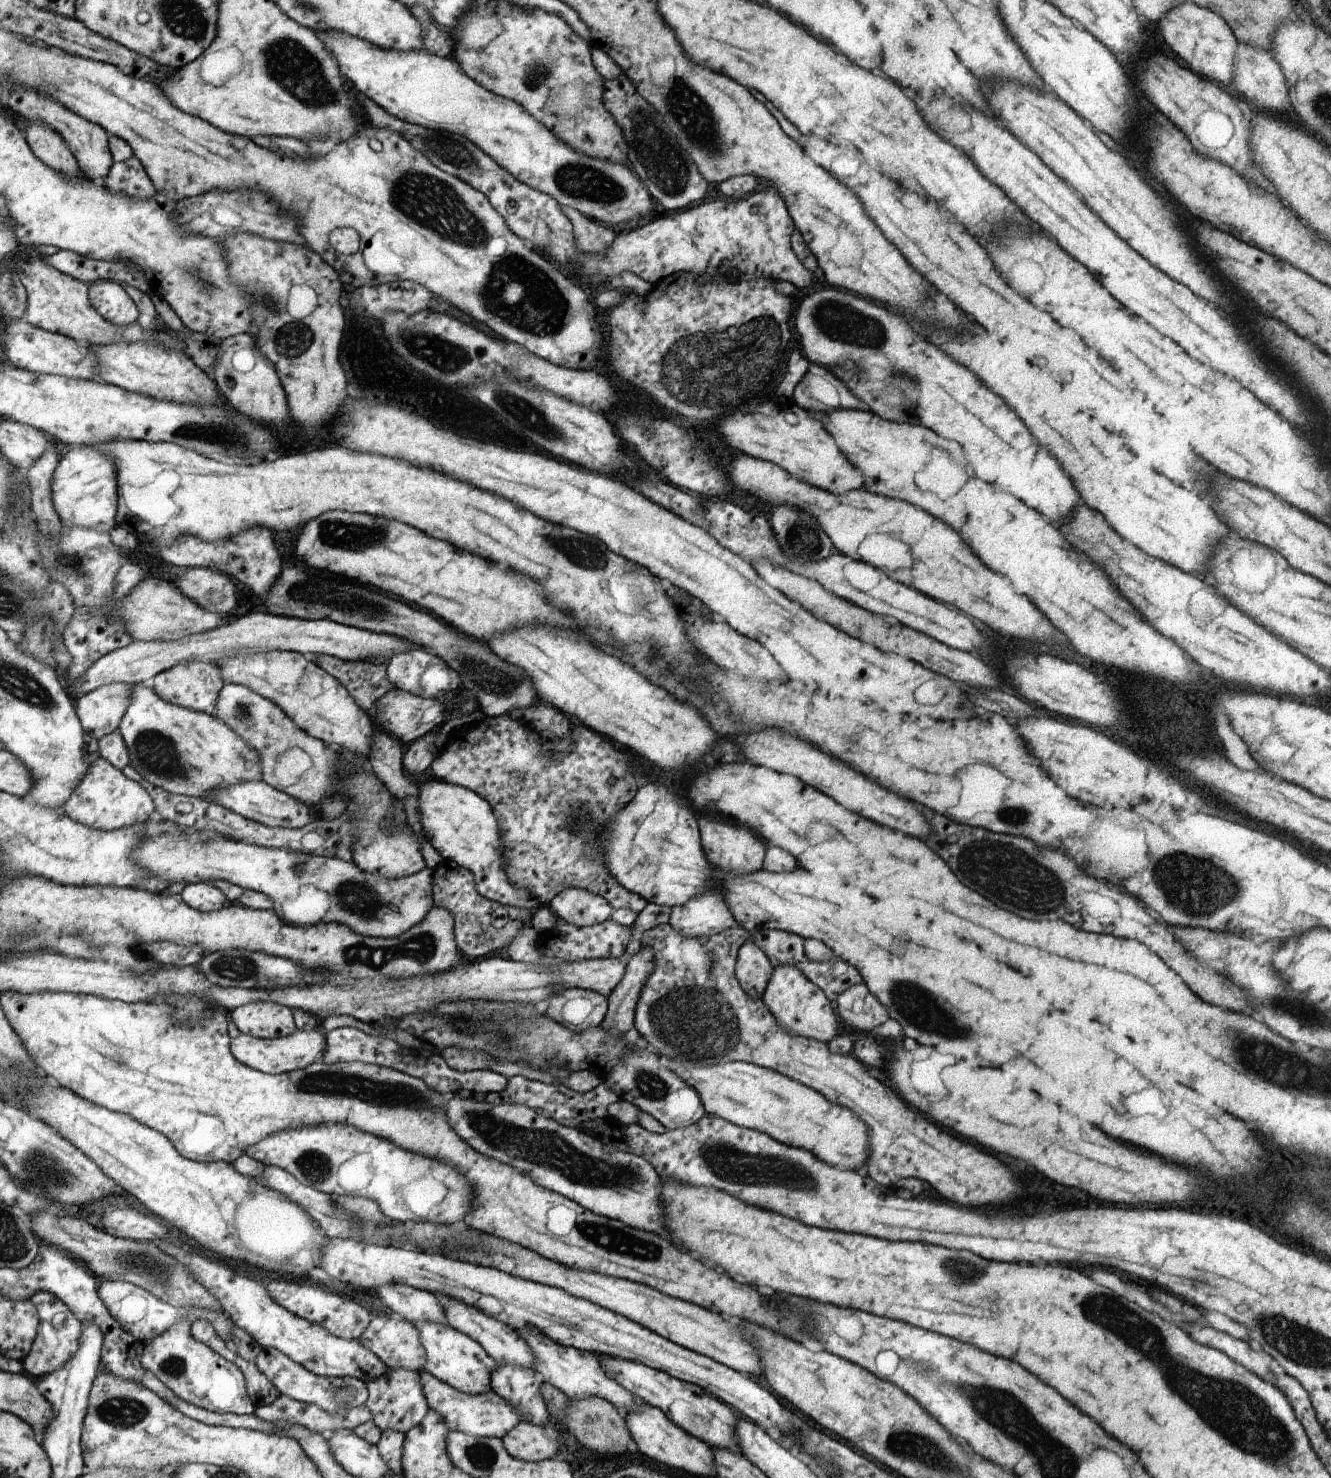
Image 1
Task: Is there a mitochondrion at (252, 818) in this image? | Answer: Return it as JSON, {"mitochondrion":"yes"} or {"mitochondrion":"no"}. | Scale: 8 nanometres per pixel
{"mitochondrion":"no"}

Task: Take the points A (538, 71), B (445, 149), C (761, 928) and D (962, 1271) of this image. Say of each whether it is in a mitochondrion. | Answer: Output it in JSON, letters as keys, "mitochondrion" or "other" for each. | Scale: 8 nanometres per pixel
{"A":"mitochondrion","B":"mitochondrion","C":"other","D":"mitochondrion"}

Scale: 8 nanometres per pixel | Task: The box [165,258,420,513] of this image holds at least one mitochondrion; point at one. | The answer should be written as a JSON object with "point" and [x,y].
{"point":[291,340]}

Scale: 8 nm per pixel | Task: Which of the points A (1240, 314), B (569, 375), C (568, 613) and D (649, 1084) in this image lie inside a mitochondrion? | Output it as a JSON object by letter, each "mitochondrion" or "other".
{"A":"other","B":"other","C":"other","D":"mitochondrion"}

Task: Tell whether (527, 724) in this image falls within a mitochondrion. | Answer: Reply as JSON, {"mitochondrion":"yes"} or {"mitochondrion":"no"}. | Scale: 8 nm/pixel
{"mitochondrion":"no"}

